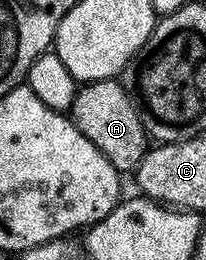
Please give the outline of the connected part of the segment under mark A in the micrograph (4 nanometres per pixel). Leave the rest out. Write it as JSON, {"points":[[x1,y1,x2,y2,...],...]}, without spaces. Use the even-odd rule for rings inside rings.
{"points":[[117,78,82,83,71,109,73,124,81,131,83,138,95,142,97,149,107,158,107,162,111,162,111,166,115,166,119,174,133,174,151,147,151,136,141,116,142,109]]}

